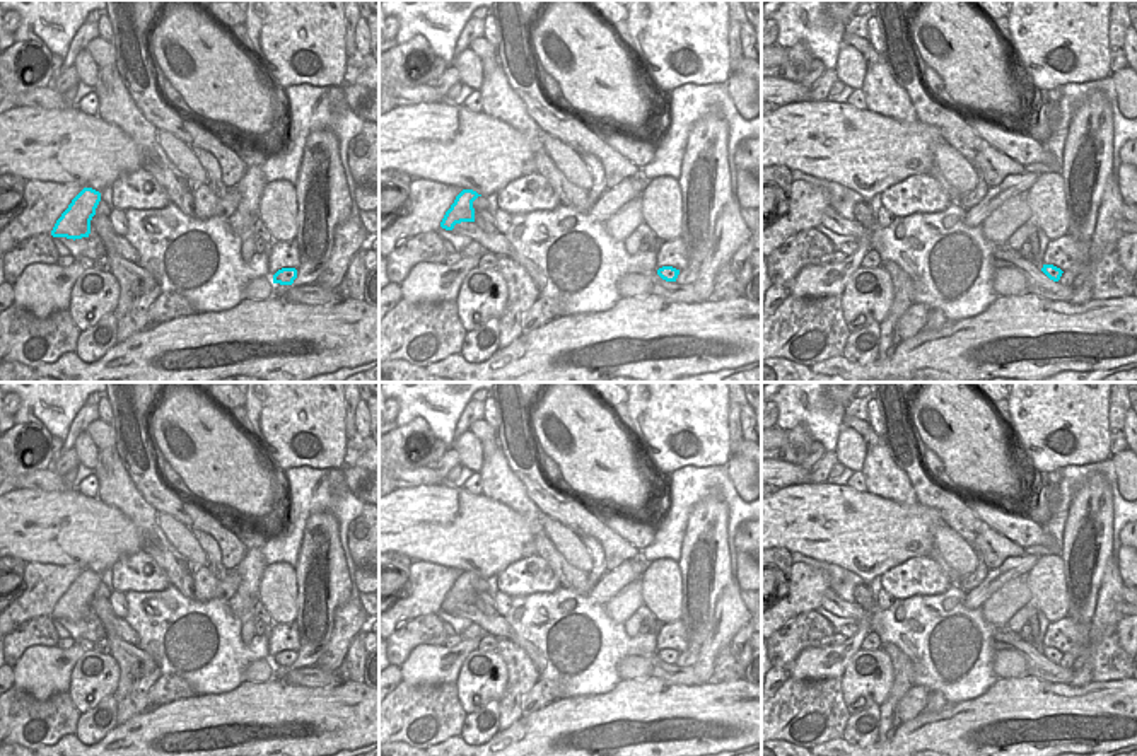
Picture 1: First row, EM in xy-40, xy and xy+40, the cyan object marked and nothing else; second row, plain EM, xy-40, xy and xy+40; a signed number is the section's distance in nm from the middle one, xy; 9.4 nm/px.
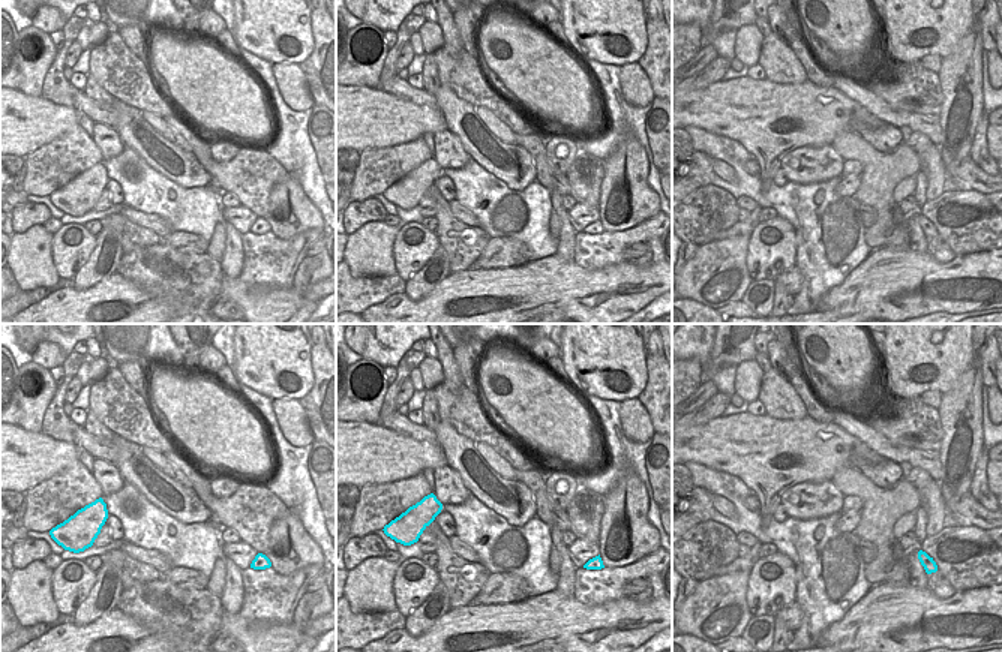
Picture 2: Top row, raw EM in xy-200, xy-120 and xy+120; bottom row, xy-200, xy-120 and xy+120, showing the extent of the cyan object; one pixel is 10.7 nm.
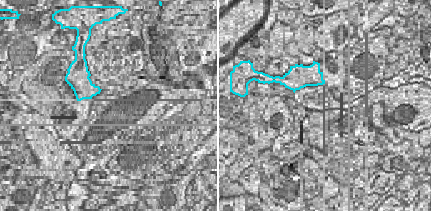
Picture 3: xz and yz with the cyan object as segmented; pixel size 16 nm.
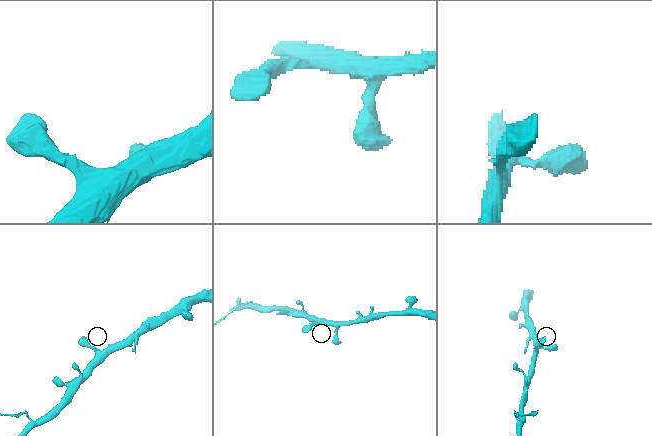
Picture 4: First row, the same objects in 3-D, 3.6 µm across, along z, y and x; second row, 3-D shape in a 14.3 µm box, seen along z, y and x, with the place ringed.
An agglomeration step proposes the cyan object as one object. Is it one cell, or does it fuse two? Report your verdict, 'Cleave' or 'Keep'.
Keep

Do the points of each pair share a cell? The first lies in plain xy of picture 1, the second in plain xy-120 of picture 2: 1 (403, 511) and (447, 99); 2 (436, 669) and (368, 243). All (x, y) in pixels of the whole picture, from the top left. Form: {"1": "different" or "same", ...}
{"1": "different", "2": "same"}

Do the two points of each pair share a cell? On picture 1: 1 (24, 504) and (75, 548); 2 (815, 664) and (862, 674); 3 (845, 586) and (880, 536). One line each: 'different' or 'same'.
1: same
2: different
3: different

